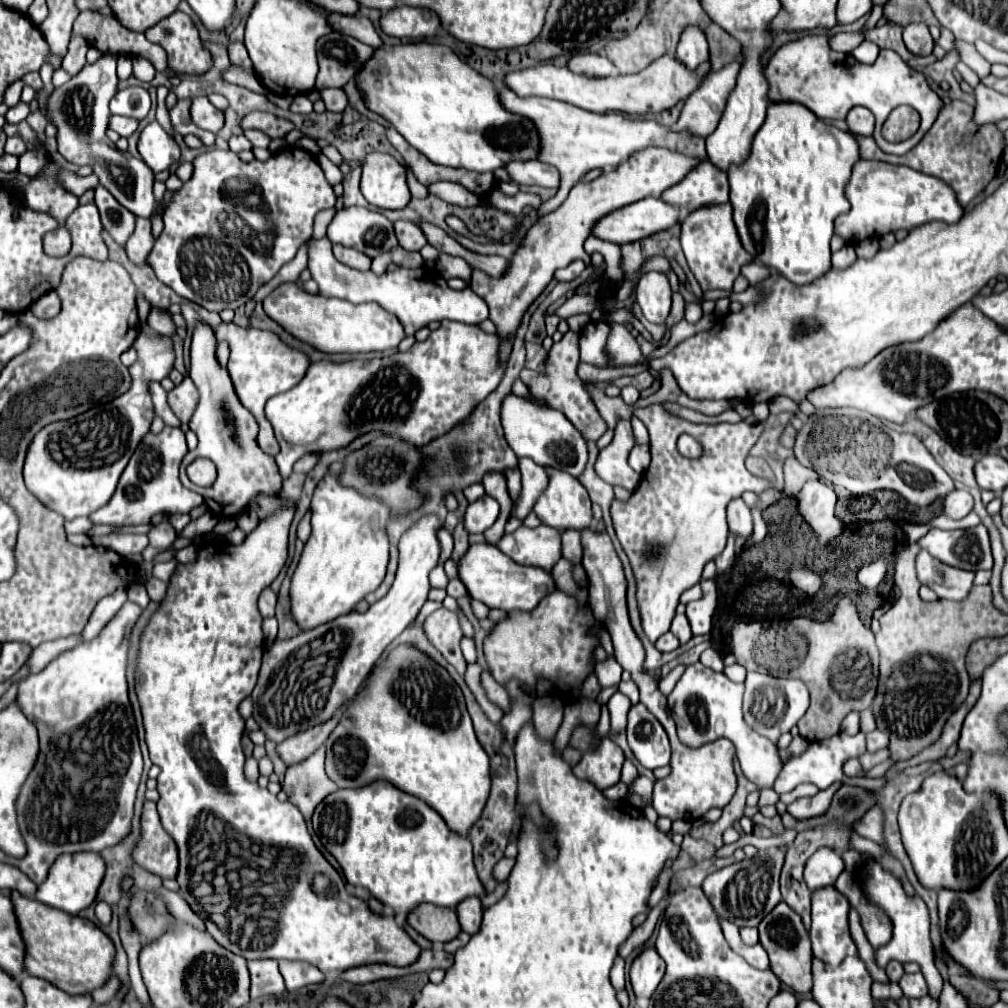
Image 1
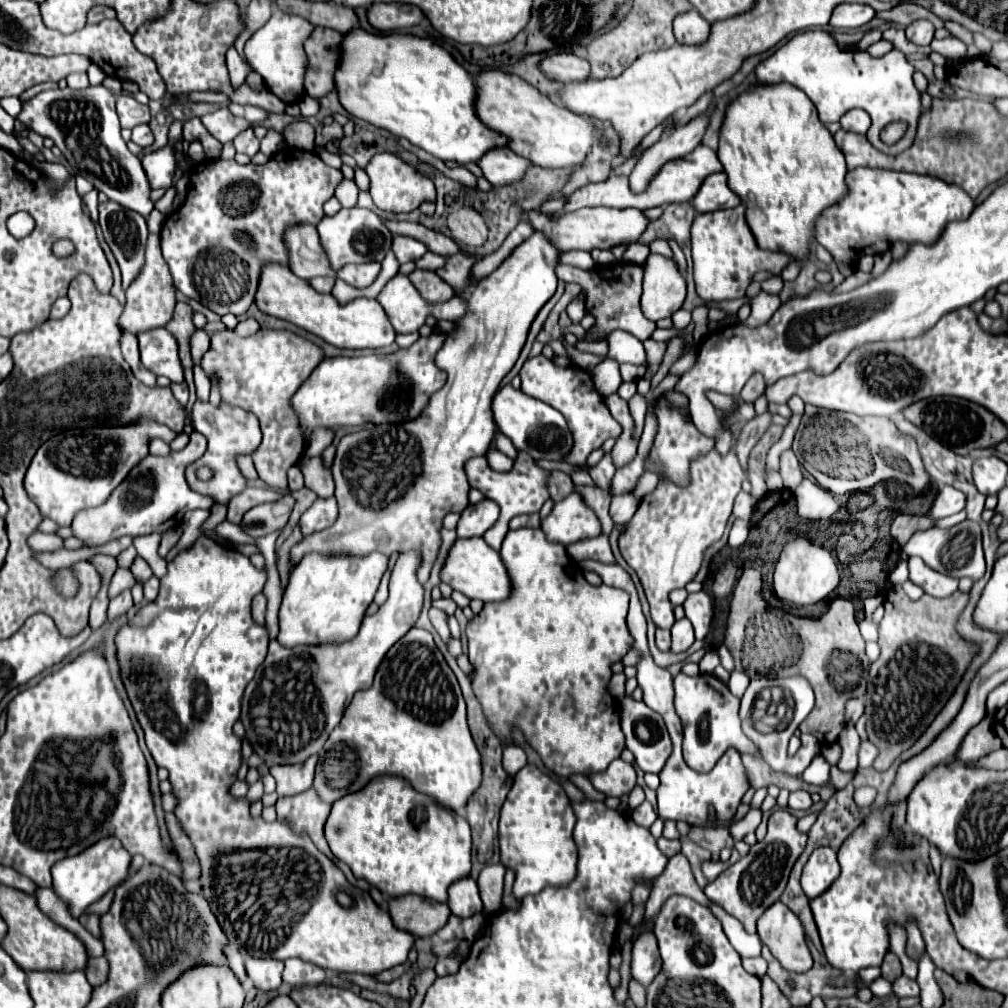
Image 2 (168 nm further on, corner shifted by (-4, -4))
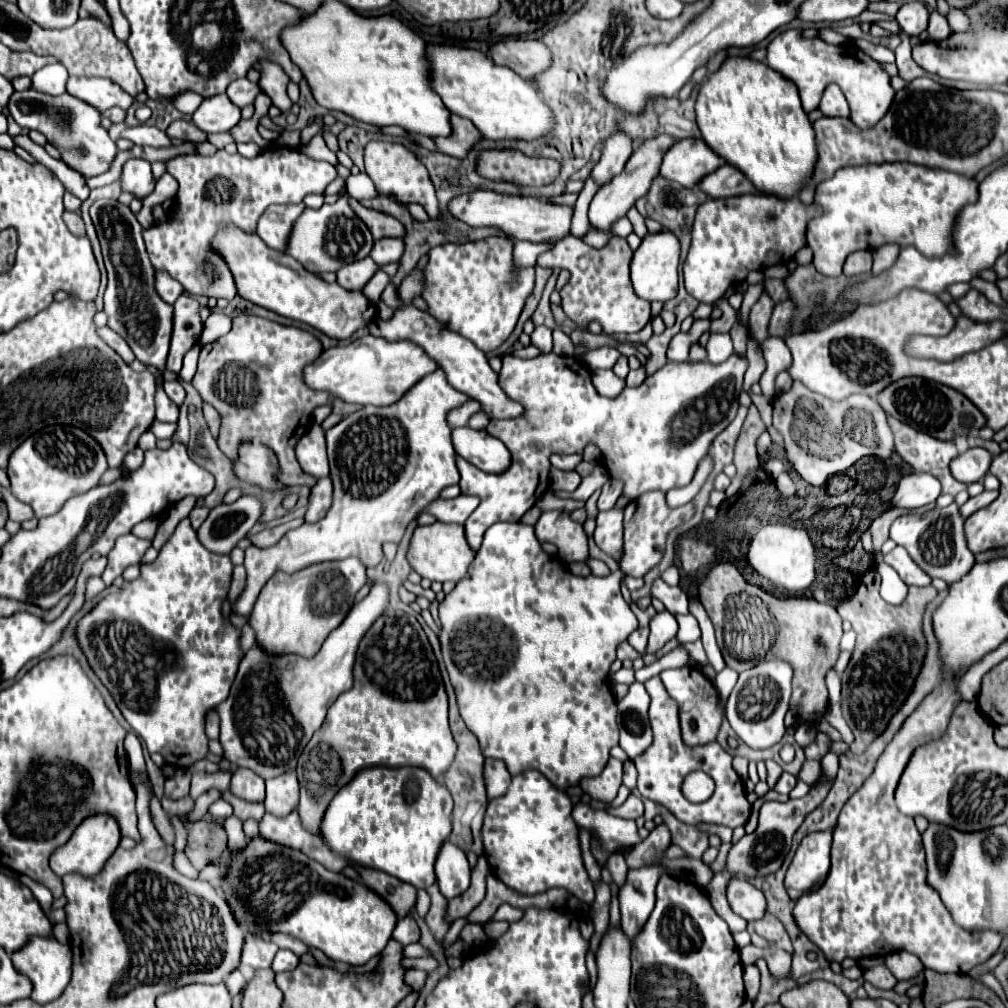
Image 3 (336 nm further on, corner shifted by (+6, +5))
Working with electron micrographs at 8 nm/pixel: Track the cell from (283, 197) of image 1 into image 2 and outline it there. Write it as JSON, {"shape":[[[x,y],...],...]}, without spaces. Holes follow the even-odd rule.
{"shape":[[[284,147],[280,151],[276,151],[278,155],[274,155],[268,163],[264,165],[254,165],[254,163],[248,163],[248,165],[238,165],[234,159],[208,159],[208,161],[202,161],[198,165],[194,165],[190,169],[190,185],[188,185],[188,193],[186,193],[186,199],[184,203],[180,205],[175,211],[172,211],[166,221],[164,221],[164,227],[160,231],[160,249],[162,249],[162,257],[164,261],[168,263],[170,271],[172,271],[172,277],[174,277],[174,285],[178,291],[182,291],[186,297],[190,299],[196,299],[200,301],[204,307],[208,307],[210,311],[218,313],[218,315],[226,315],[226,313],[232,313],[232,315],[244,315],[248,311],[248,307],[252,305],[254,301],[254,293],[256,293],[256,287],[258,287],[258,277],[262,273],[262,265],[270,263],[270,261],[276,261],[276,263],[282,263],[282,265],[288,265],[286,261],[286,247],[282,245],[282,233],[288,225],[294,225],[294,223],[310,223],[310,225],[316,225],[322,217],[324,217],[324,211],[322,211],[322,205],[334,197],[334,189],[340,185],[340,181],[344,179],[342,177],[342,171],[338,169],[332,169],[328,167],[316,153],[310,153],[310,151],[302,151],[302,149],[294,149],[294,147]]]}

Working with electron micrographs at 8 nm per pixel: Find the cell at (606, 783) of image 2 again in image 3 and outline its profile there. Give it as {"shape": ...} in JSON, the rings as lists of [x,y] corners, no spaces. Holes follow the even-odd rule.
{"shape":[[[610,758],[602,774],[594,778],[582,778],[582,790],[588,792],[594,800],[612,802],[618,794],[618,788],[622,784],[622,762],[616,758]]]}

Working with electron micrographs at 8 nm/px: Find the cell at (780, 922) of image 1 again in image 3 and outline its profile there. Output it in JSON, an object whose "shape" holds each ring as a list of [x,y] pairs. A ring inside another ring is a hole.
{"shape":[[[734,878],[728,884],[728,902],[732,910],[748,922],[762,920],[766,916],[764,894],[758,888],[754,888],[748,880]]]}

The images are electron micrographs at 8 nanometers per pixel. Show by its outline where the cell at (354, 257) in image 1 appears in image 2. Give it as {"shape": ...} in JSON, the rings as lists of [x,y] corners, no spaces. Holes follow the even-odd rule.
{"shape":[[[362,263],[362,265],[346,265],[338,271],[338,277],[352,287],[364,289],[374,283],[380,273],[380,263]]]}

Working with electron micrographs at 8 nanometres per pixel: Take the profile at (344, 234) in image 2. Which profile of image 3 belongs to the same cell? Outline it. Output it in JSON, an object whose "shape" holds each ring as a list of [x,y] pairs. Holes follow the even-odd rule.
{"shape":[[[344,186],[340,188],[340,198],[334,204],[324,204],[322,208],[306,208],[300,218],[296,220],[292,228],[292,238],[288,242],[288,254],[296,258],[306,270],[314,274],[322,272],[336,272],[344,264],[350,264],[354,260],[362,260],[370,254],[374,246],[372,232],[368,232],[368,226],[352,212],[350,206],[350,194],[344,192]]]}

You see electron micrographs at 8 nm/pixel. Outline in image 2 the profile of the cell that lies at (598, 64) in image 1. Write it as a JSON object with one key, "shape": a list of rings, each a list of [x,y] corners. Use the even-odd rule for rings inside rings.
{"shape":[[[572,53],[546,55],[540,61],[538,67],[548,79],[560,81],[560,83],[584,81],[588,77],[588,73],[590,73],[590,65],[586,65],[586,61],[582,57],[576,57]]]}

